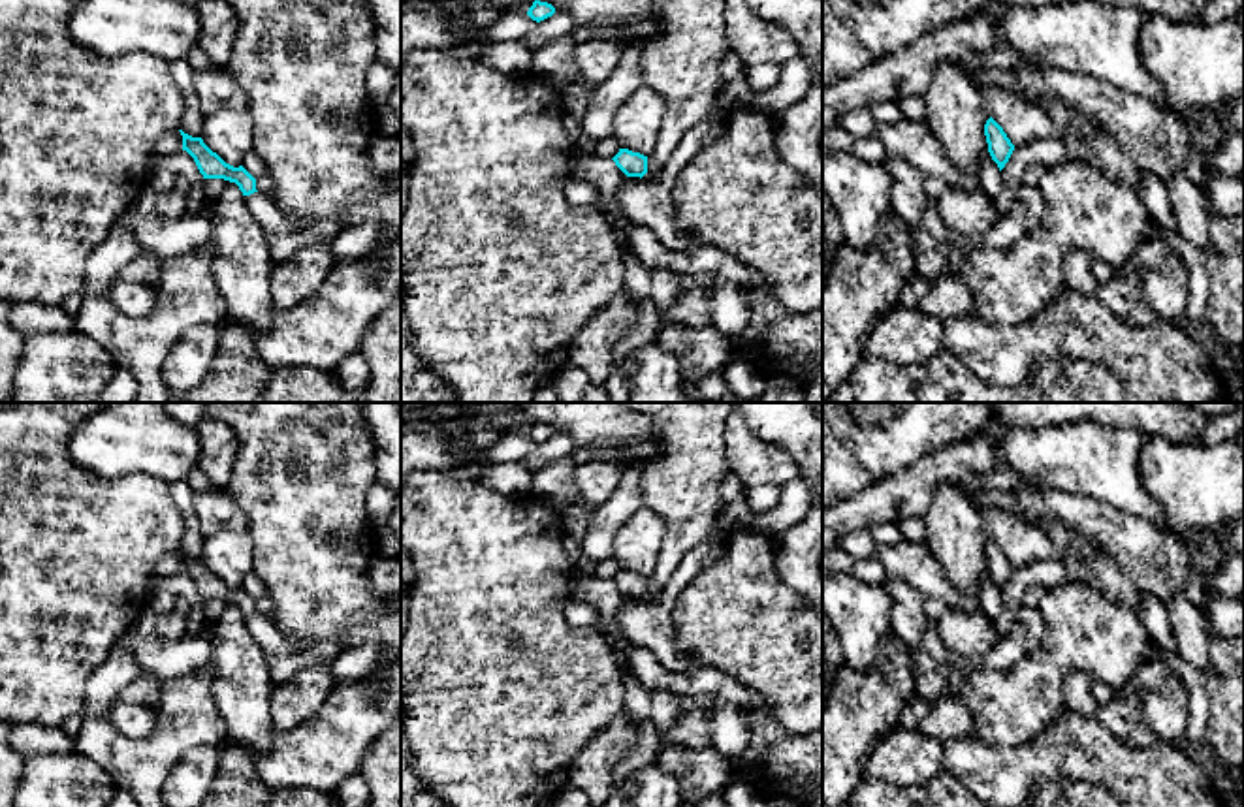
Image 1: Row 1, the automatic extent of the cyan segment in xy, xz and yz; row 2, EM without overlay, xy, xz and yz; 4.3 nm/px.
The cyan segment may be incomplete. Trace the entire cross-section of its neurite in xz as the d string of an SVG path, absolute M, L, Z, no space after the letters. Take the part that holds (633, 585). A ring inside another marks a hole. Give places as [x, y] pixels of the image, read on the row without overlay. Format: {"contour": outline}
{"contour": "M619 570L619 574L612 581L627 598L642 600L647 594L647 578L640 574Z"}

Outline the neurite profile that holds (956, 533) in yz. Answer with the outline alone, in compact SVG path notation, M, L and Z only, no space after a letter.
M941 485L924 515L932 555L949 581L962 593L981 594L981 579L988 572L984 546L990 540L973 495Z

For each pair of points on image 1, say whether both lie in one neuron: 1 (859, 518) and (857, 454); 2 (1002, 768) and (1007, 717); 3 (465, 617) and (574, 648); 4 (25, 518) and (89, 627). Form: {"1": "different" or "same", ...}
{"1": "different", "2": "different", "3": "same", "4": "same"}

